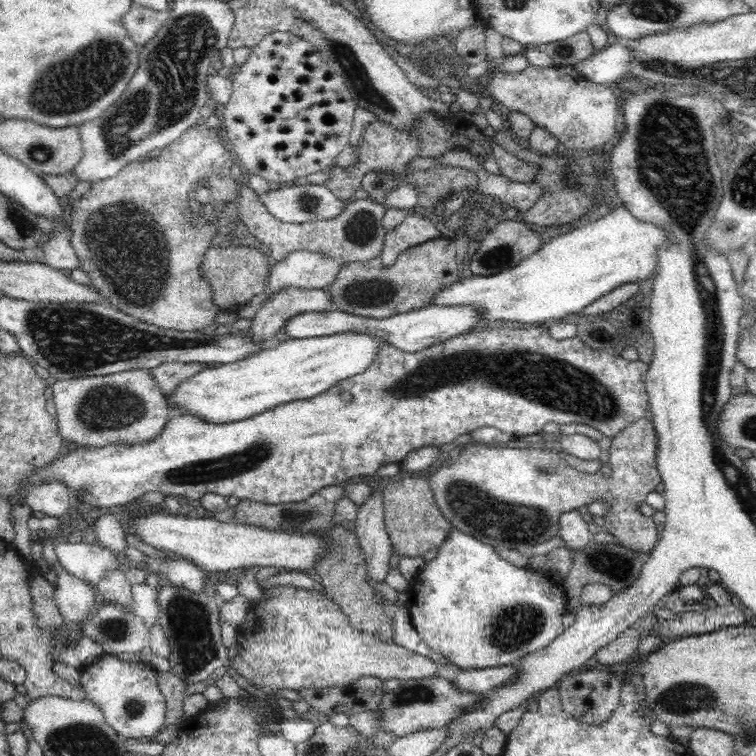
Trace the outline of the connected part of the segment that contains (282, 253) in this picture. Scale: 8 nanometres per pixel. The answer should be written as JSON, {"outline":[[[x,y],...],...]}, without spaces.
{"outline":[[[239,178],[237,191],[240,191],[239,216],[247,227],[250,240],[256,245],[264,245],[268,250],[272,264],[284,260],[291,252],[306,250],[322,253],[338,262],[339,266],[349,265],[350,262],[366,262],[374,259],[383,250],[387,230],[383,227],[383,216],[386,208],[369,200],[356,200],[350,202],[340,214],[328,220],[314,220],[304,224],[282,223],[274,219],[266,207],[263,206],[259,196],[248,186],[244,179]]]}

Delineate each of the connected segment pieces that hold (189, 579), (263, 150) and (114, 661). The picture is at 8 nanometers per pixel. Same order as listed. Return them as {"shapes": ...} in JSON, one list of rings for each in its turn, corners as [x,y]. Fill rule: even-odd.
{"shapes":[[[[148,558],[148,568],[152,572],[162,572],[168,576],[169,584],[188,589],[192,593],[198,595],[205,589],[206,576],[204,570],[196,568],[196,565],[190,560],[183,558],[172,558],[170,562],[162,562],[162,560],[152,560]]],[[[292,33],[266,34],[246,62],[235,67],[230,79],[232,92],[224,104],[221,129],[237,162],[244,164],[246,170],[267,181],[284,184],[335,166],[336,158],[349,142],[356,104],[343,78],[333,72],[311,42]]],[[[104,655],[93,665],[81,669],[80,686],[86,692],[87,700],[102,711],[105,723],[124,740],[150,740],[165,726],[165,698],[159,689],[158,674],[148,664]]]]}

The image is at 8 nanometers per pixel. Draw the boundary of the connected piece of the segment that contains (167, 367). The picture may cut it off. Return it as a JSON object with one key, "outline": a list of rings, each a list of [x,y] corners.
{"outline":[[[162,363],[155,368],[149,368],[149,374],[154,378],[154,383],[161,390],[161,394],[165,398],[170,398],[170,395],[174,394],[173,390],[177,389],[182,381],[198,374],[205,367],[206,364],[201,363]]]}

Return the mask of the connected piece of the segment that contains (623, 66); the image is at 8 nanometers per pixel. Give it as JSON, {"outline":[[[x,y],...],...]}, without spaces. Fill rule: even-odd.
{"outline":[[[612,40],[602,50],[578,62],[573,68],[590,82],[614,87],[627,77],[632,58],[631,50],[625,48],[622,41]]]}

